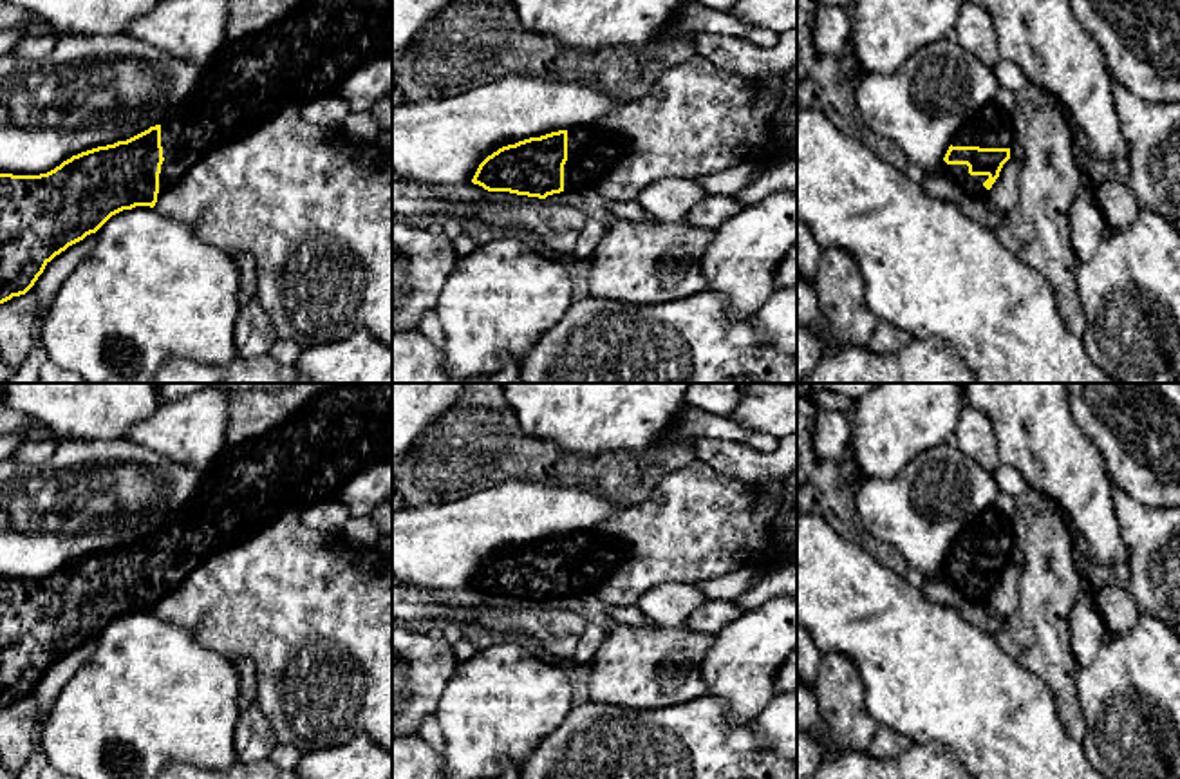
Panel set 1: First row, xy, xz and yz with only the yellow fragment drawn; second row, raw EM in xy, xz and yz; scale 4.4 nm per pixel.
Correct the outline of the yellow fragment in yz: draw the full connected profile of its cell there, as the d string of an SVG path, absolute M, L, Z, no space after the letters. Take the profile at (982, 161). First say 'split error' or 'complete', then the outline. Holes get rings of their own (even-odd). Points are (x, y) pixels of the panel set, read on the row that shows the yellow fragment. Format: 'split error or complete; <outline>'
complete; M949 146L943 161L947 164L967 164L970 175L987 175L983 183L992 188L1003 164L1010 159L1010 148Z

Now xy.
complete; M155 125L126 141L72 155L47 174L0 174L0 304L25 295L56 255L96 233L112 215L136 206L154 208L163 161L161 125Z

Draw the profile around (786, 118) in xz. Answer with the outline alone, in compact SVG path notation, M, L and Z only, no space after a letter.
M797 67L784 74L784 96L775 127L790 150L797 150Z

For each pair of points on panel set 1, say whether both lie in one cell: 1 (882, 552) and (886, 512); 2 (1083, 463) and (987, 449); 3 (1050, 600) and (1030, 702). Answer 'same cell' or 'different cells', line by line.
1: different cells
2: different cells
3: different cells

